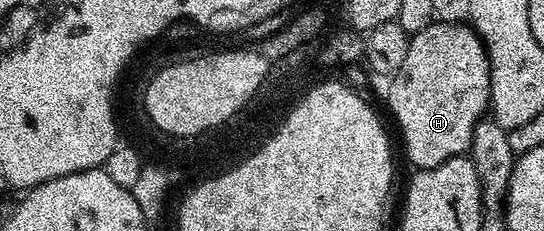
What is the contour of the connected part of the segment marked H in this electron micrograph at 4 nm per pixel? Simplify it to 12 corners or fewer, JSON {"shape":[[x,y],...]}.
{"shape":[[474,28],[412,33],[389,82],[405,156],[470,151],[489,112]]}

